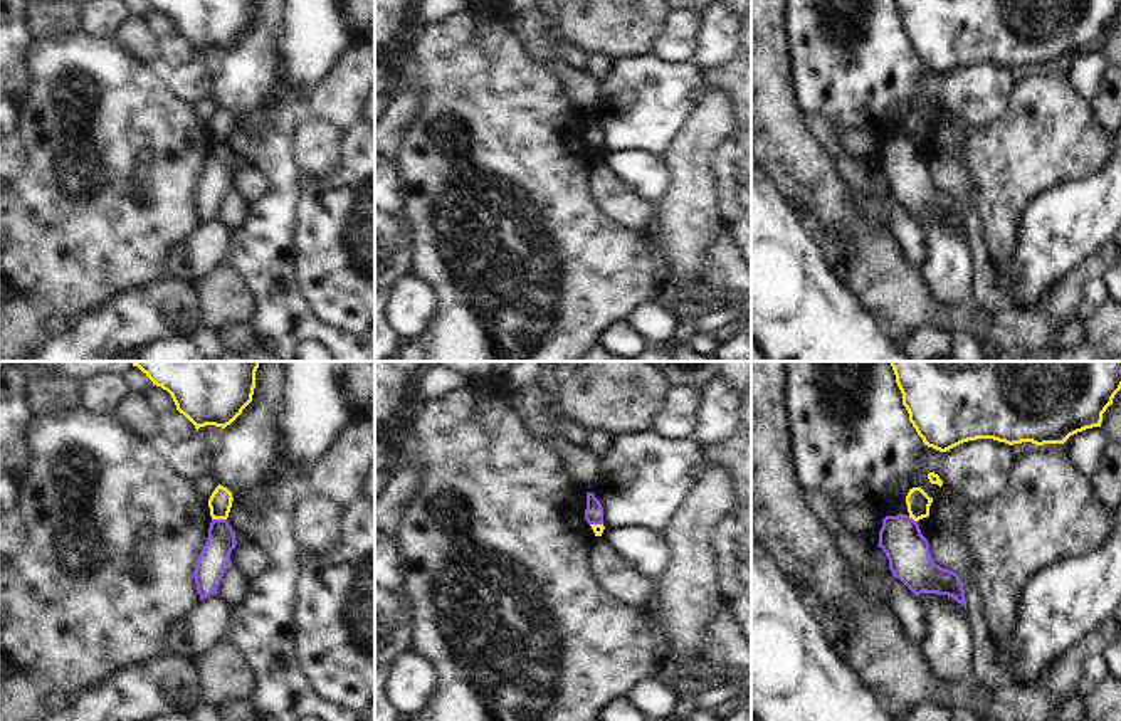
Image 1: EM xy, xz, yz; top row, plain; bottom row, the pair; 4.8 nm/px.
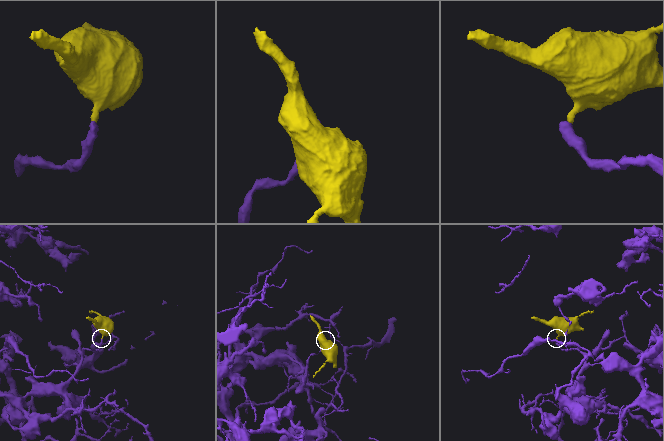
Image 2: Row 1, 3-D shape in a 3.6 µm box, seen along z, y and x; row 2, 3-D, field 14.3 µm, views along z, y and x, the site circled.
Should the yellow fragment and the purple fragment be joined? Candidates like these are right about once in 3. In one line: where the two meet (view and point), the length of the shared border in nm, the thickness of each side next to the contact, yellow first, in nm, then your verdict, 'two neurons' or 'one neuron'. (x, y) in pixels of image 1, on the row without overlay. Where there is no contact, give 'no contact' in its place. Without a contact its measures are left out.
contact xy (219, 142); length 70 nm; calibres 110 and 150 nm; two neurons

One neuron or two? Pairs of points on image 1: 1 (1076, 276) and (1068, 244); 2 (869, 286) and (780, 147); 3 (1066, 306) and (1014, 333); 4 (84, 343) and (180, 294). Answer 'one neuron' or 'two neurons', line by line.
1: two neurons
2: one neuron
3: two neurons
4: one neuron

